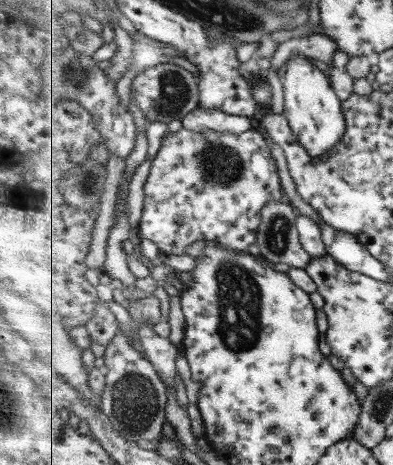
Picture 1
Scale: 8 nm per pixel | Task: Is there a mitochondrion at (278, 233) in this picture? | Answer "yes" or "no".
yes

